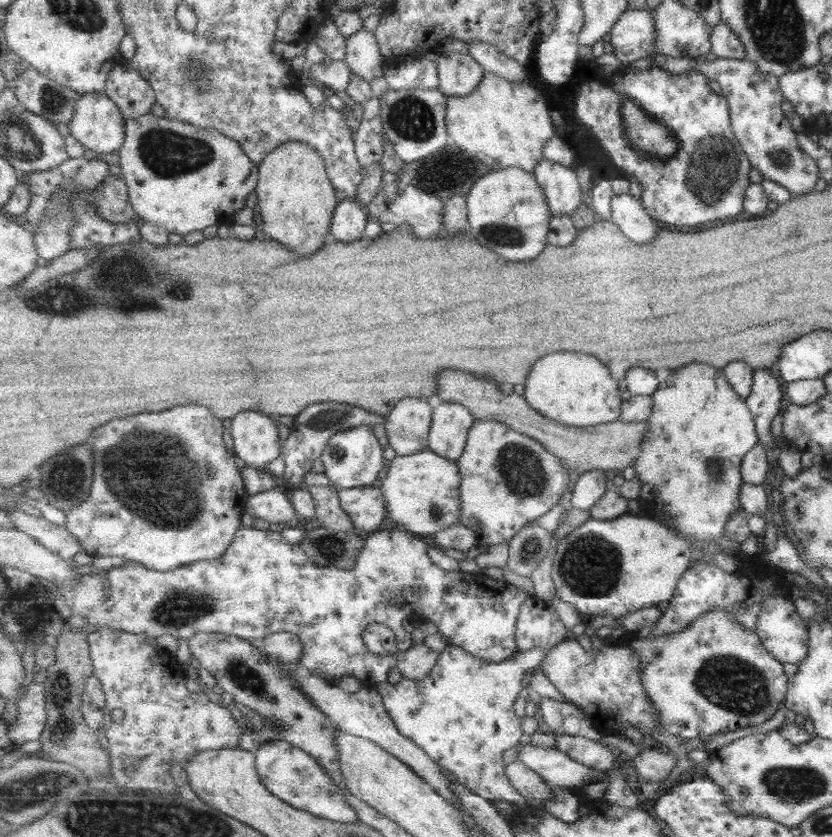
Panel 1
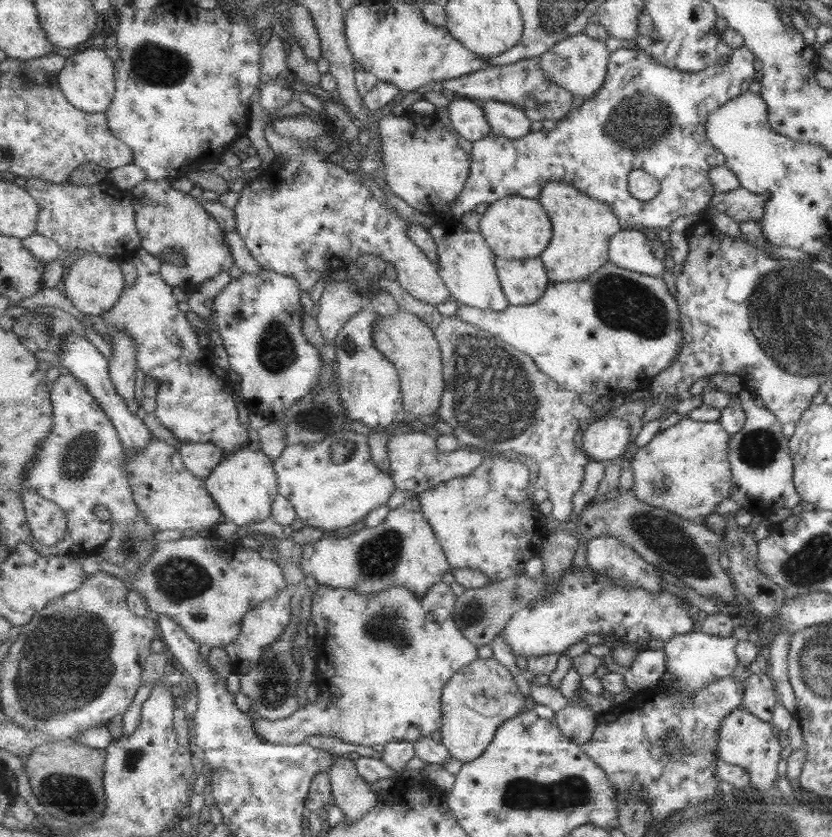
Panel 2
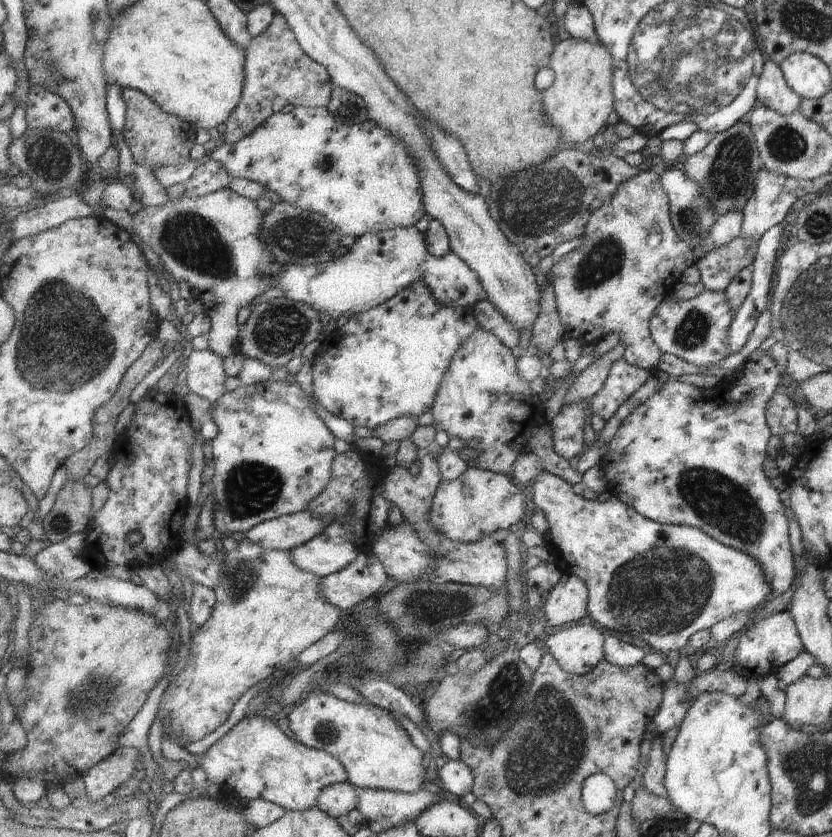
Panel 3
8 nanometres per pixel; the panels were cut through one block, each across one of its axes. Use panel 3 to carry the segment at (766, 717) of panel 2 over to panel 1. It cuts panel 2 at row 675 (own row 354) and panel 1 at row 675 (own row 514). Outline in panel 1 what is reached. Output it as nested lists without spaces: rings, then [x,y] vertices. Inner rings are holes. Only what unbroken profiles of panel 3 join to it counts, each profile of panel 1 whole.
[[[727,611],[703,613],[687,629],[675,634],[629,633],[627,643],[623,644],[642,660],[643,684],[659,714],[661,731],[675,736],[695,739],[756,726],[769,720],[779,703],[785,701],[788,677],[781,663],[765,651],[755,632],[743,629]]]

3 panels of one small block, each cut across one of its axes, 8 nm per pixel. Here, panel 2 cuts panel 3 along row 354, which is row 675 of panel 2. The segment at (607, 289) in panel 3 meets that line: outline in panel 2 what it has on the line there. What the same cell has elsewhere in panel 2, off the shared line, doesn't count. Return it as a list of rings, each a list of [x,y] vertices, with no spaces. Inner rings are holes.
[[[645,649],[638,653],[625,674],[632,692],[645,692],[660,684],[666,670],[667,654],[663,649]]]

